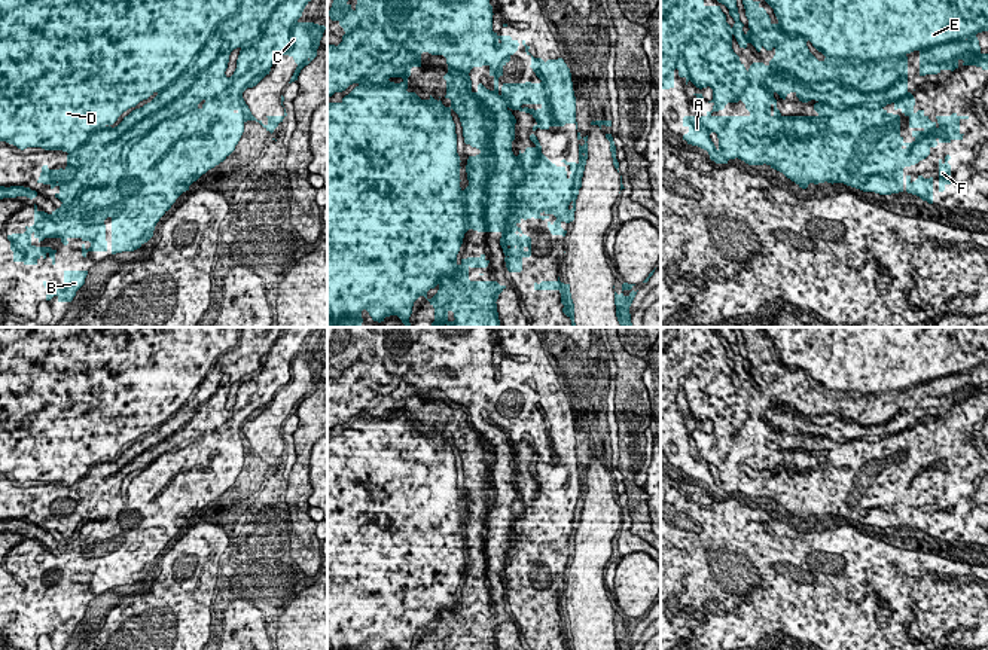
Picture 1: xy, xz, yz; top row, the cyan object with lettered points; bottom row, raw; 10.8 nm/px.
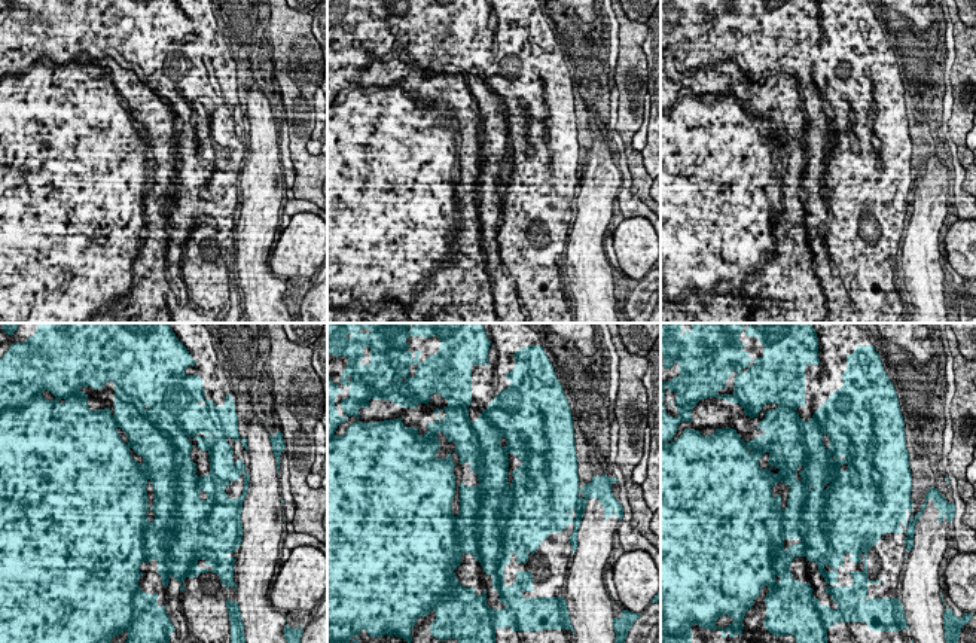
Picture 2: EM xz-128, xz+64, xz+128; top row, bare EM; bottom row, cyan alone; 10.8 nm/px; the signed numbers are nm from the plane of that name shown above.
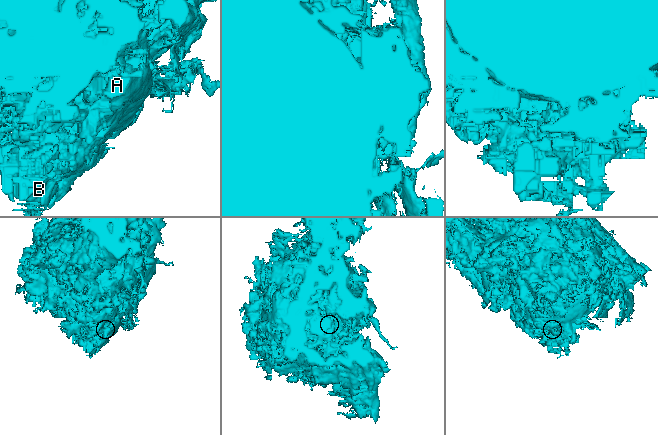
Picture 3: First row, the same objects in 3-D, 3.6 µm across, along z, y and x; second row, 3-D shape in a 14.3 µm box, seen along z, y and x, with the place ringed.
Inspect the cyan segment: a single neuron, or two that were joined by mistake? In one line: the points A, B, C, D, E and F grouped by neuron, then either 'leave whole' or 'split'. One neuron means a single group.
A B C D E F; leave whole

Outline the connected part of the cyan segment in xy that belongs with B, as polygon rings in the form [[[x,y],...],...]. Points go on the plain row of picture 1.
[[[64,604],[62,619],[48,619],[46,614],[43,614],[46,622],[46,634],[57,629],[58,635],[71,635],[76,625],[85,617],[86,608],[88,604]]]

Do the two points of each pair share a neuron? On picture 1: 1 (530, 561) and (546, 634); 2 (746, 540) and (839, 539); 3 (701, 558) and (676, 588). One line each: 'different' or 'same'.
1: same
2: different
3: same

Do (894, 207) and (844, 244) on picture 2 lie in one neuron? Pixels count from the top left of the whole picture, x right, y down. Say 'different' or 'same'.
same

